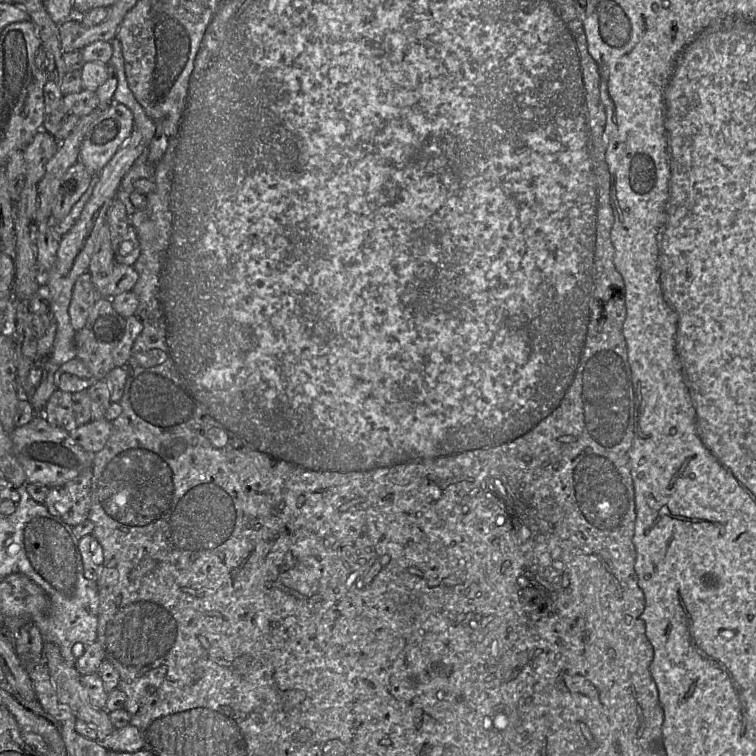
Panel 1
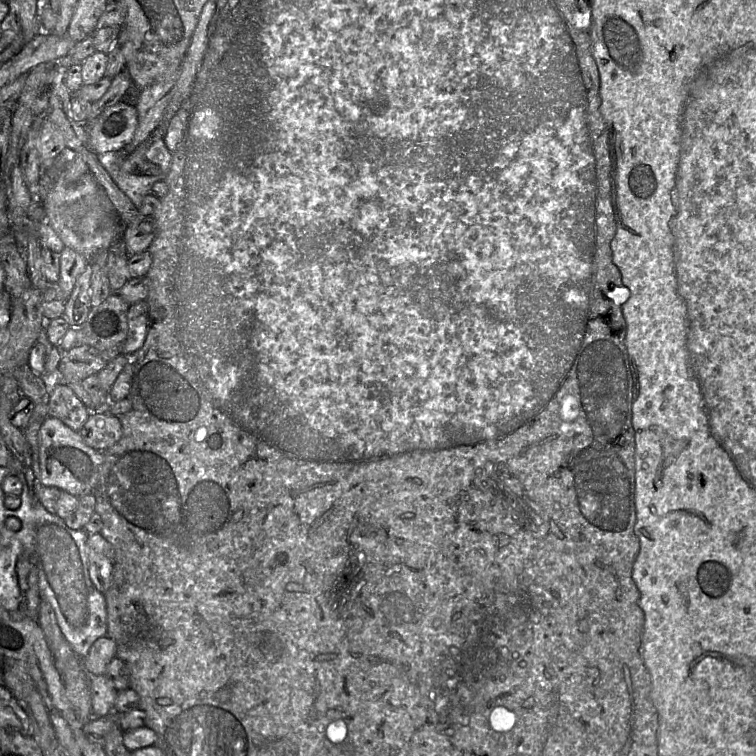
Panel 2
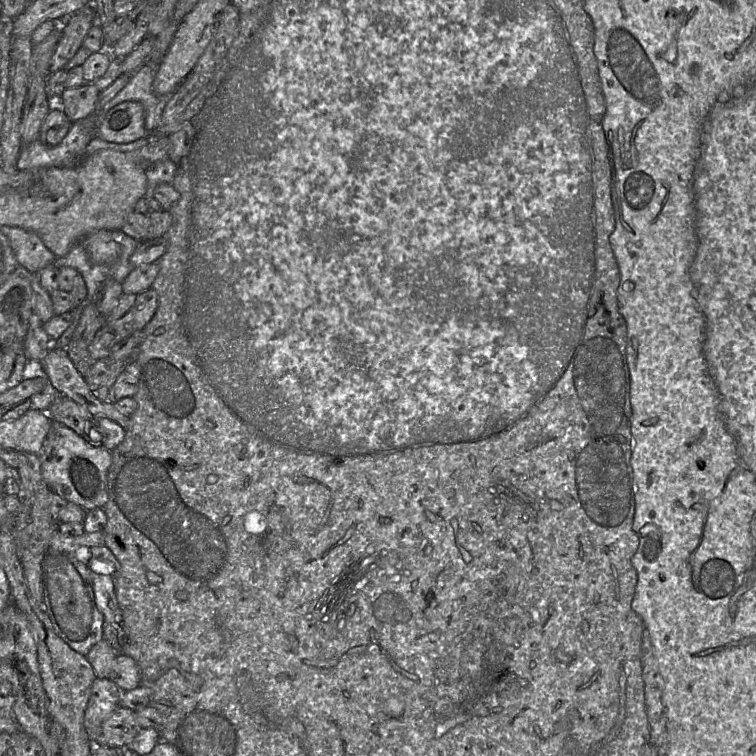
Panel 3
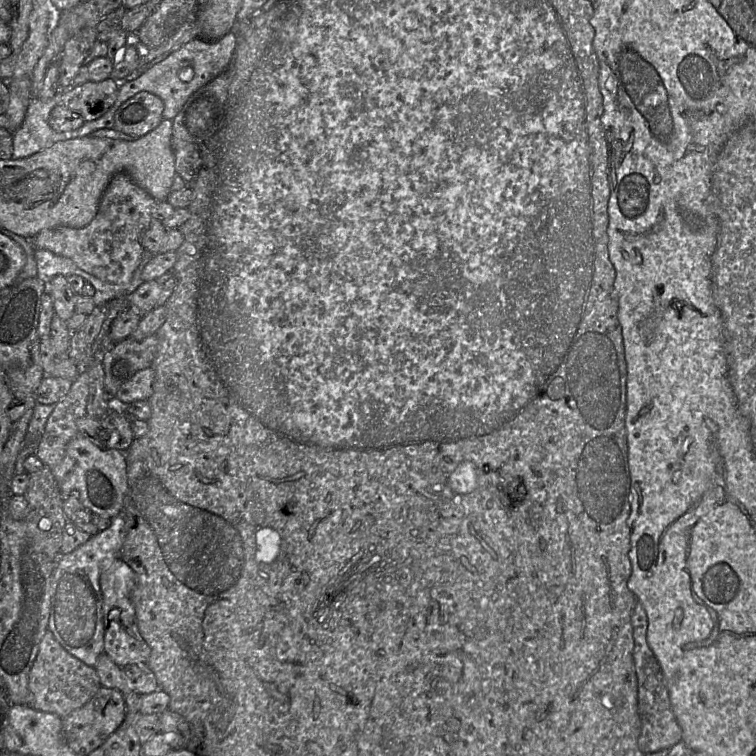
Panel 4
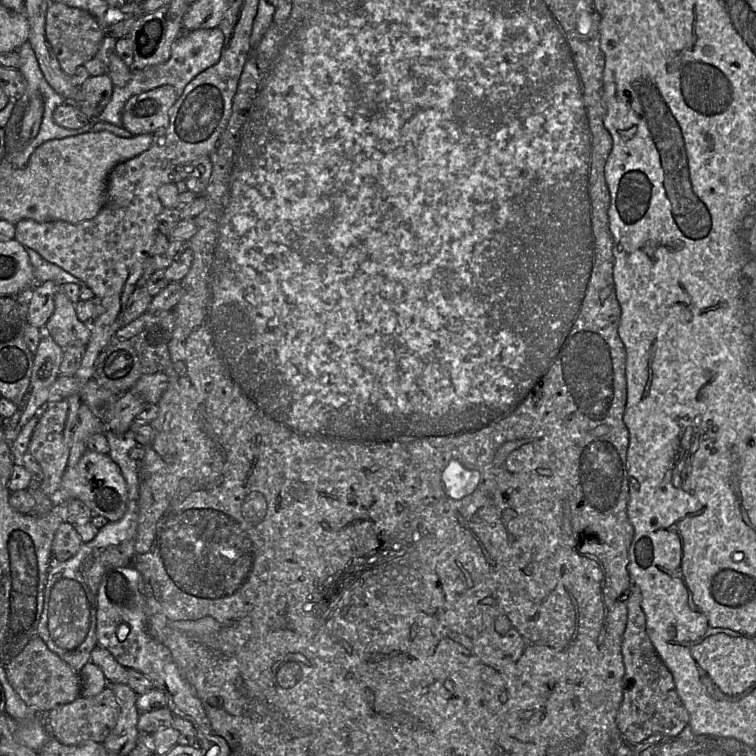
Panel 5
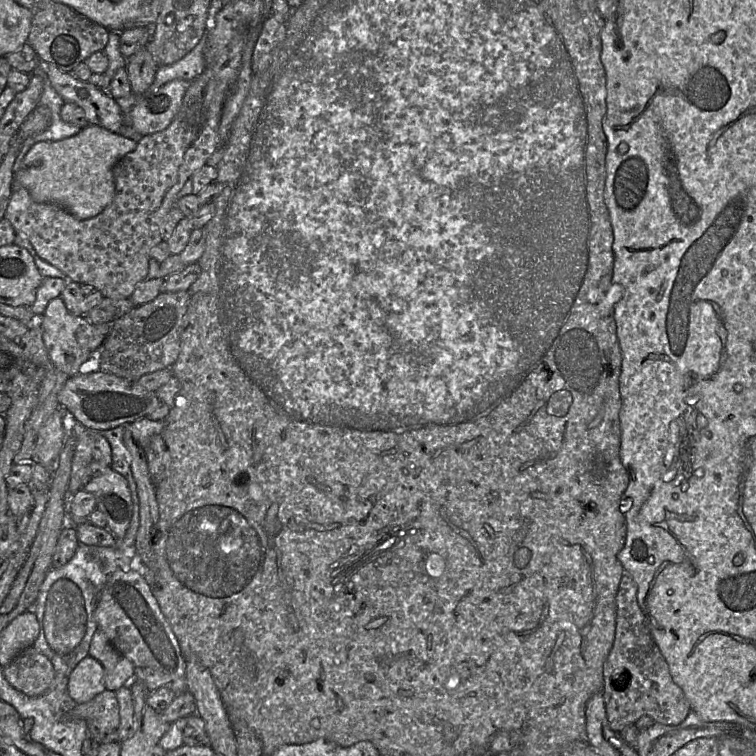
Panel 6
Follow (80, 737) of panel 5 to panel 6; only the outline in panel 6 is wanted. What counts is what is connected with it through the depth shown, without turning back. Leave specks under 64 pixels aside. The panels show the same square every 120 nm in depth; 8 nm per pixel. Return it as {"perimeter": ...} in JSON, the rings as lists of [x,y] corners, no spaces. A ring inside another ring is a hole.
{"perimeter":[[[105,689],[91,701],[76,704],[68,717],[83,719],[98,744],[119,741],[119,703],[114,691]]]}

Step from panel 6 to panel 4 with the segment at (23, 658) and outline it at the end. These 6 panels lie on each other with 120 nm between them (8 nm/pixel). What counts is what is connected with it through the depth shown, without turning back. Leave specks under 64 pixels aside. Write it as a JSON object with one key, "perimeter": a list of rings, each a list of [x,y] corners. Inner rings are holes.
{"perimeter":[[[47,629],[40,641],[37,656],[29,674],[31,707],[63,718],[85,705],[100,687],[94,667],[69,654]]]}

